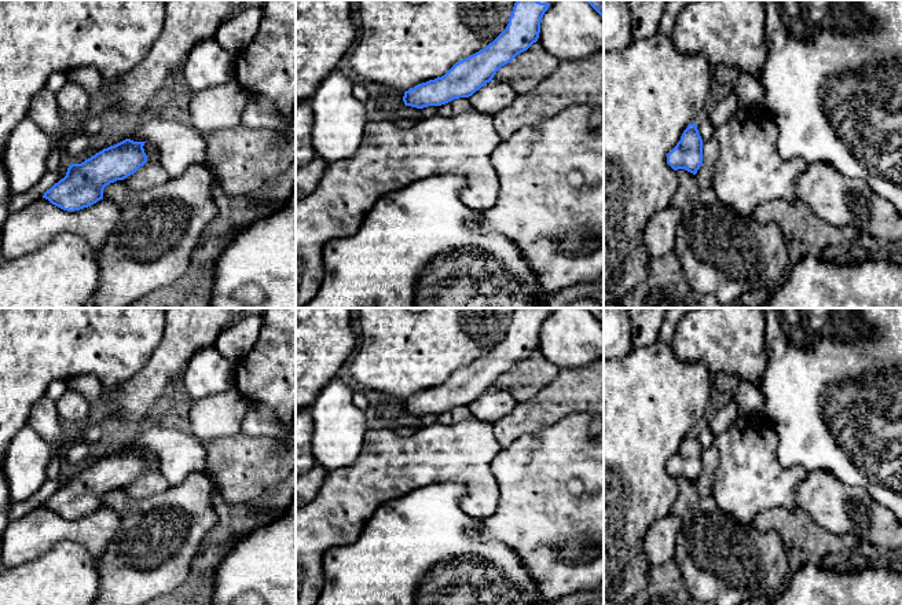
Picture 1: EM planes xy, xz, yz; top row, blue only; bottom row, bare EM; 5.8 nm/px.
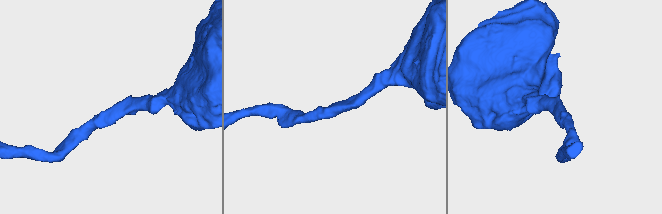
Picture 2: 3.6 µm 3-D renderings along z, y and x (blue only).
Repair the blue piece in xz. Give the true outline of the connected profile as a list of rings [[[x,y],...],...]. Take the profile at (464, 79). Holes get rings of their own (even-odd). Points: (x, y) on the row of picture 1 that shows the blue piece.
[[[517,0],[506,29],[484,50],[459,60],[444,76],[418,84],[404,92],[406,106],[424,109],[469,98],[496,72],[538,41],[540,22],[550,3]]]

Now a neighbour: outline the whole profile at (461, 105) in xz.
[[[459,98],[446,104],[439,106],[436,114],[443,116],[443,117],[450,117],[450,116],[456,116],[470,109],[472,106],[470,106],[469,98]]]

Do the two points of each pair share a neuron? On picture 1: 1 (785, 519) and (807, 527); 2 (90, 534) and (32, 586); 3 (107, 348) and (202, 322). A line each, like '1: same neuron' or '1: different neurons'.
1: same neuron
2: different neurons
3: different neurons

